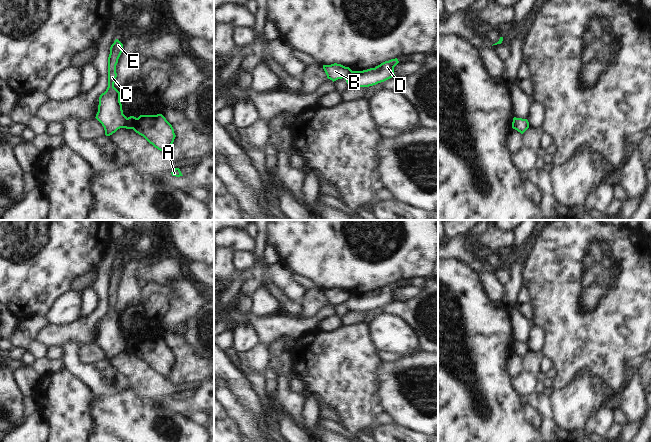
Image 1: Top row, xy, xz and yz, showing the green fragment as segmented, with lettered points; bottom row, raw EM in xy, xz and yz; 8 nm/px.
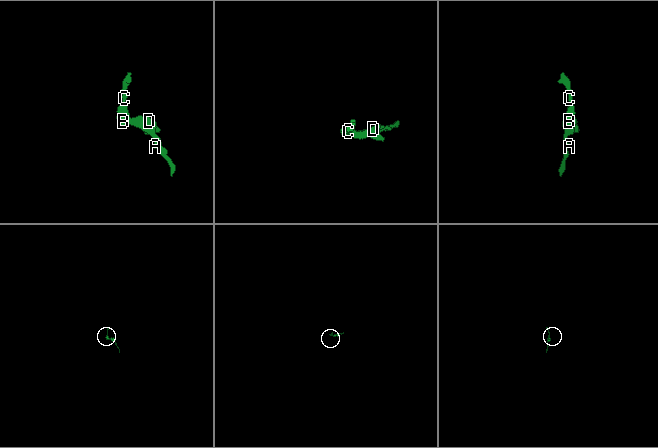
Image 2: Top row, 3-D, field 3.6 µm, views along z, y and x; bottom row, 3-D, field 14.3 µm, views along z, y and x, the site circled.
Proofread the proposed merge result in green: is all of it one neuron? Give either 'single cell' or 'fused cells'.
fused cells

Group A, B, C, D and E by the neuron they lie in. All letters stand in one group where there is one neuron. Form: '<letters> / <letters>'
A D / B C E

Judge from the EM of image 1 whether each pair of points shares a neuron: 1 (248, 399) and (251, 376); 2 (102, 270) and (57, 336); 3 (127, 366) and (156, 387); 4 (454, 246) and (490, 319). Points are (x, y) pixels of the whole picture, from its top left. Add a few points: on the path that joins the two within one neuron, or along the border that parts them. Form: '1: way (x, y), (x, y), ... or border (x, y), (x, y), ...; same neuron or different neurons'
1: border (239, 369), (250, 388), (257, 395); different neurons
2: way (102, 291), (101, 310), (78, 332); same neuron
3: way (134, 370), (149, 384); same neuron
4: border (448, 258), (459, 258), (469, 265); different neurons

